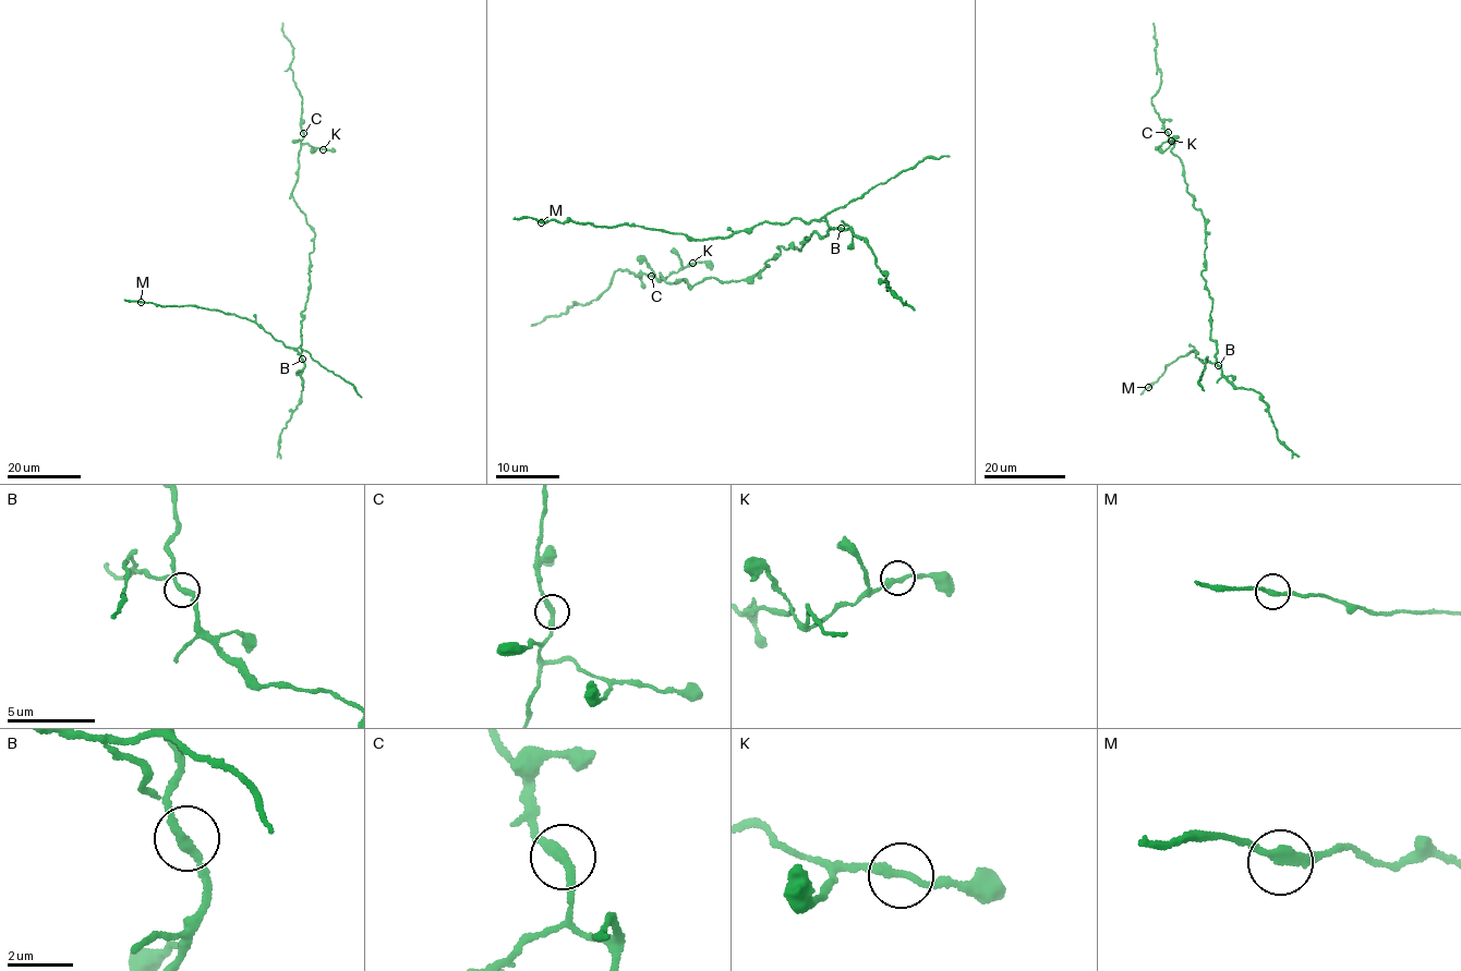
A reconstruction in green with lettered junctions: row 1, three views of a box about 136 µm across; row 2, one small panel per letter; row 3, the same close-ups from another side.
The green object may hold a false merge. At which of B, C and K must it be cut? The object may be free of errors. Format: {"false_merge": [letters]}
{"false_merge": ["B"]}

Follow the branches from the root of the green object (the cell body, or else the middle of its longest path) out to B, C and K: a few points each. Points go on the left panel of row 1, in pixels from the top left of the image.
B: (310, 277), (308, 301), (301, 313), (302, 360)
C: (310, 277), (314, 232), (291, 193), (298, 179), (303, 133)
K: (310, 277), (314, 232), (291, 193), (298, 179), (301, 145), (323, 149)

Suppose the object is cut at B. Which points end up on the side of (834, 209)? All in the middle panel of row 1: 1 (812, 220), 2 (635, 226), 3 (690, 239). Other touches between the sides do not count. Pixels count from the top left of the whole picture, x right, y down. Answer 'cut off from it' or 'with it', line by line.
1: with it
2: with it
3: with it

